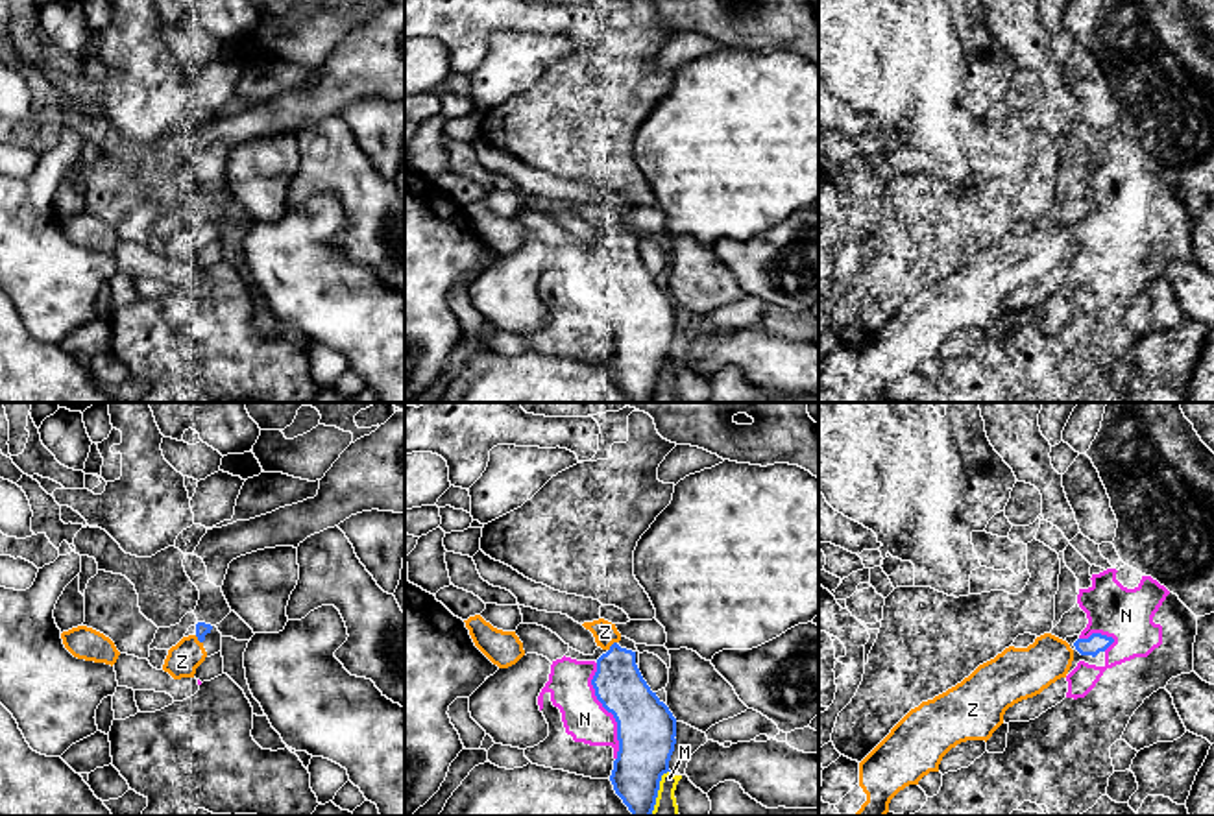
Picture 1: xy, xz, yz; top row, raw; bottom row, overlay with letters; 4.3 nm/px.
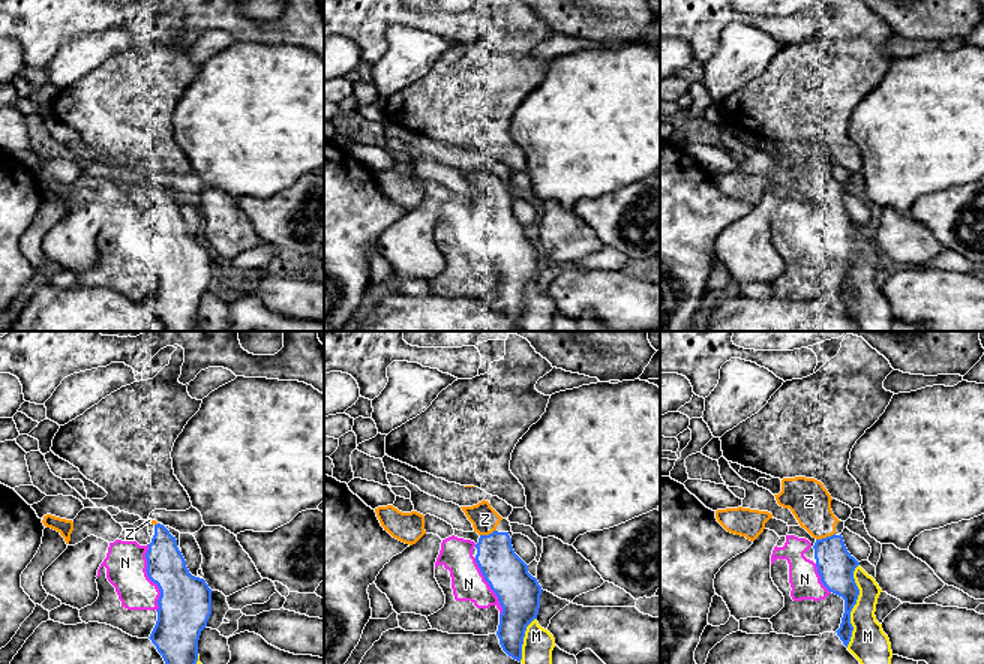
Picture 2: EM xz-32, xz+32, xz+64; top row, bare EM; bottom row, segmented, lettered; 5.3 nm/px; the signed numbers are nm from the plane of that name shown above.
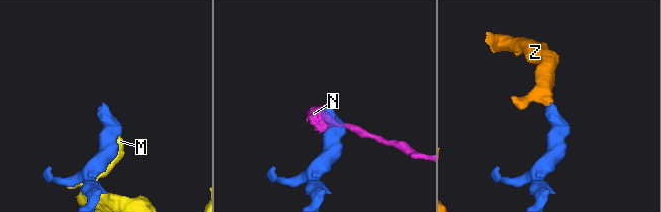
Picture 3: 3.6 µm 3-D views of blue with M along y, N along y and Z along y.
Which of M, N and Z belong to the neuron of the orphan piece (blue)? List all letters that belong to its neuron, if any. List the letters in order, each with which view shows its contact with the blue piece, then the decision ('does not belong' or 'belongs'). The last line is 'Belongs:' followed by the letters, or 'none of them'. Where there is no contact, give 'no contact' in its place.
M: xz | does not belong
N: xz | does not belong
Z: xz | belongs
Belongs: Z

